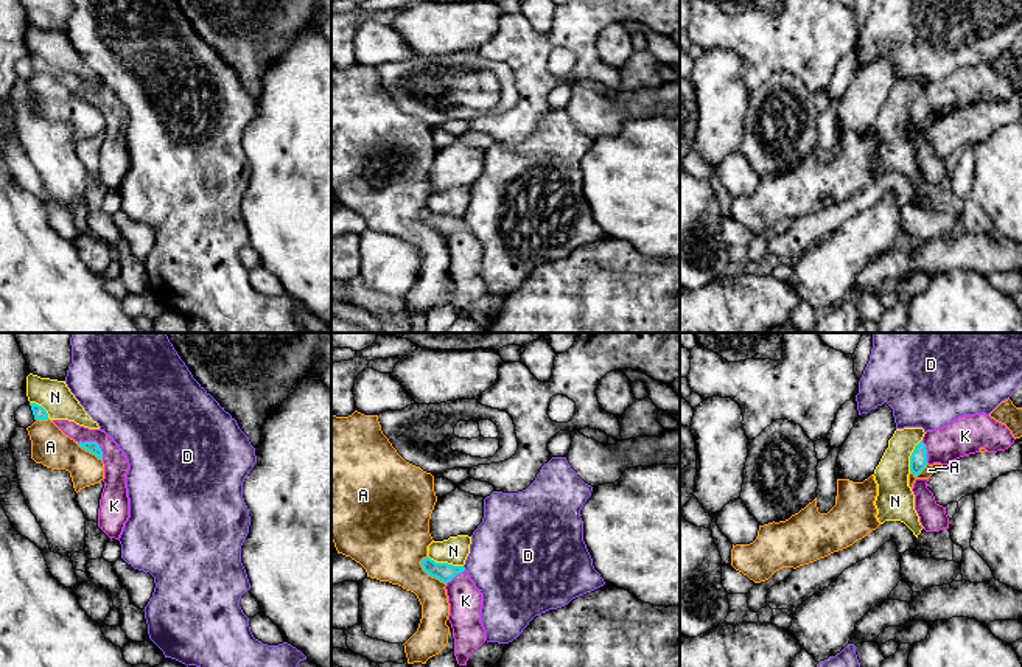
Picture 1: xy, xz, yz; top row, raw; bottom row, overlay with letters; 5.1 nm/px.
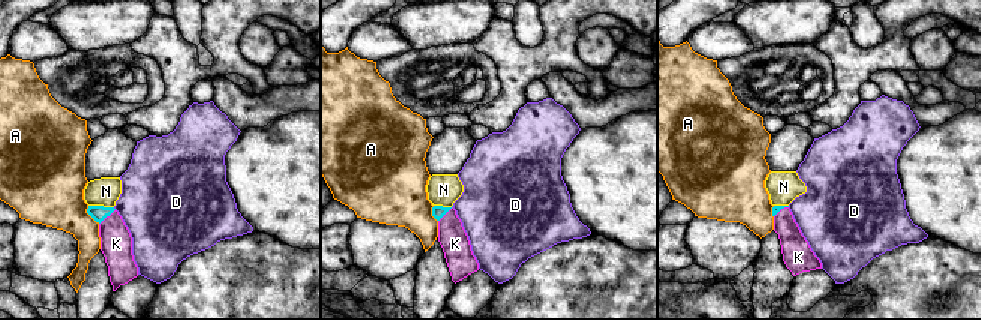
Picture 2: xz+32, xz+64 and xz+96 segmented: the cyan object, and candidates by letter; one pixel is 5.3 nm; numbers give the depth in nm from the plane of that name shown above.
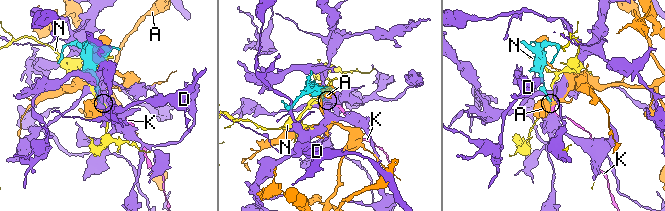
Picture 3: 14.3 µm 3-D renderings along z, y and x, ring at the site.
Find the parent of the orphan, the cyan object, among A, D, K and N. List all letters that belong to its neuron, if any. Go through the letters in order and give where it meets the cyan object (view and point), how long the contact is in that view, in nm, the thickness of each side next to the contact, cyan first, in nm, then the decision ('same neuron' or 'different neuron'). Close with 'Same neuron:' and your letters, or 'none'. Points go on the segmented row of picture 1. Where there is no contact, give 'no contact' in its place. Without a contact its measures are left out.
A: meets cyan in xz at (428, 574); contact 180 nm long; 100 nm thick on the cyan side, 360 nm on the other; different neuron
D: meets cyan in xz at (464, 568); contact 30 nm long; 100 nm thick on the cyan side, 440 nm on the other; different neuron
K: meets cyan in xy at (95, 442); contact 160 nm long; 60 nm thick on the cyan side, 130 nm on the other; same neuron
N: meets cyan in xz at (445, 563); contact 190 nm long; 100 nm thick on the cyan side, 140 nm on the other; different neuron
Same neuron: K

